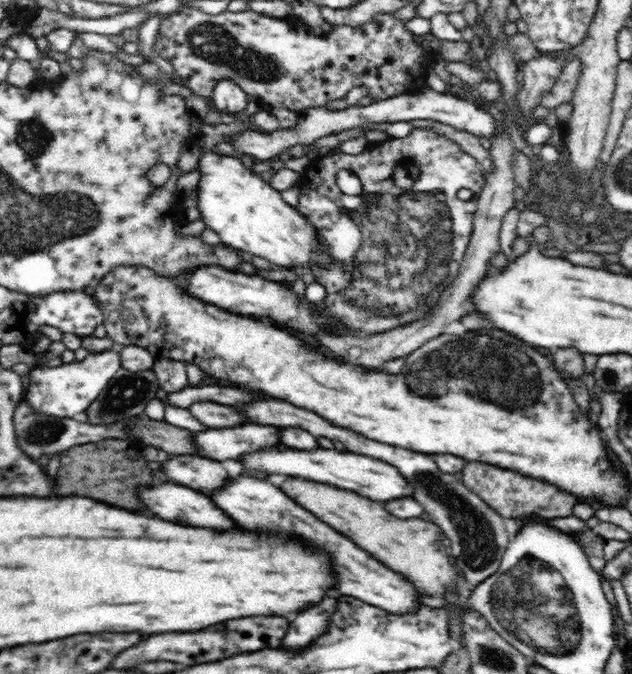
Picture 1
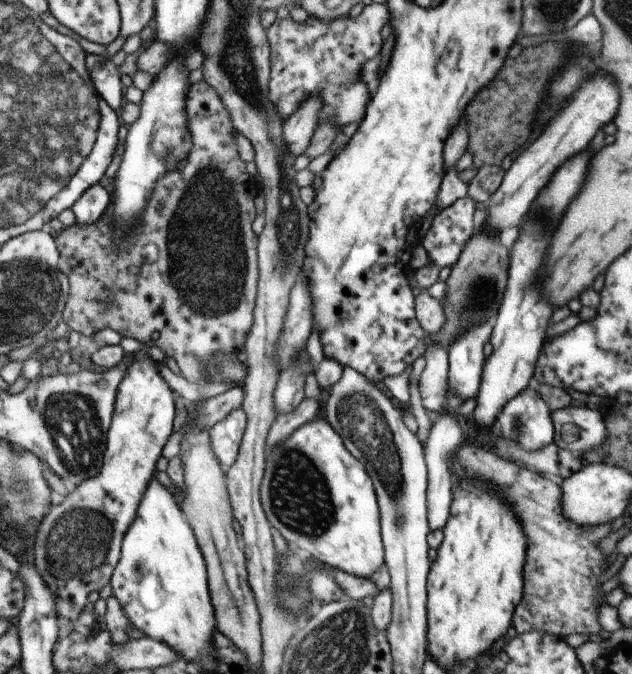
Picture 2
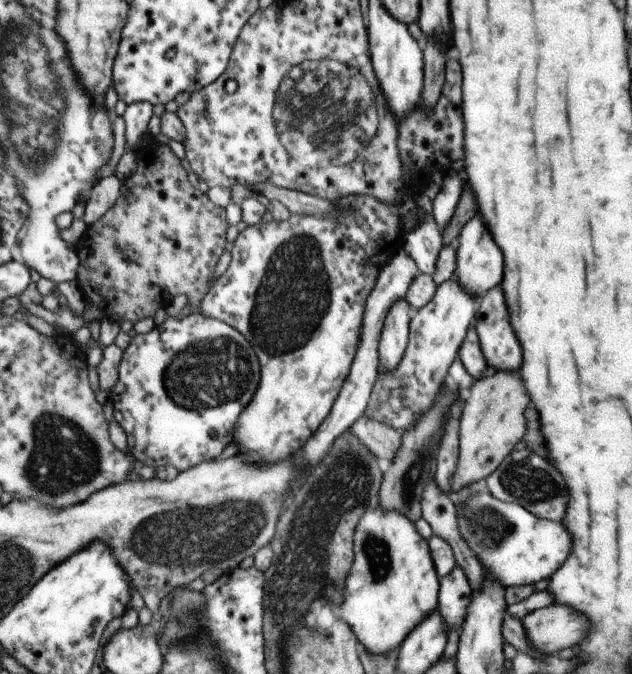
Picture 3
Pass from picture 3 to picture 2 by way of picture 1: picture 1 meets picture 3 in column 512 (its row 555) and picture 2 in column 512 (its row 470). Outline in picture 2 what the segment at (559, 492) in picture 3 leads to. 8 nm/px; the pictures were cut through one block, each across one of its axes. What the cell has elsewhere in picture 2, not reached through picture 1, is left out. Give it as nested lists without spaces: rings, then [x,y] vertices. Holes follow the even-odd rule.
[[[532,388],[510,400],[498,416],[500,432],[504,438],[520,442],[524,450],[540,450],[552,444],[554,423],[548,406],[536,396]]]

